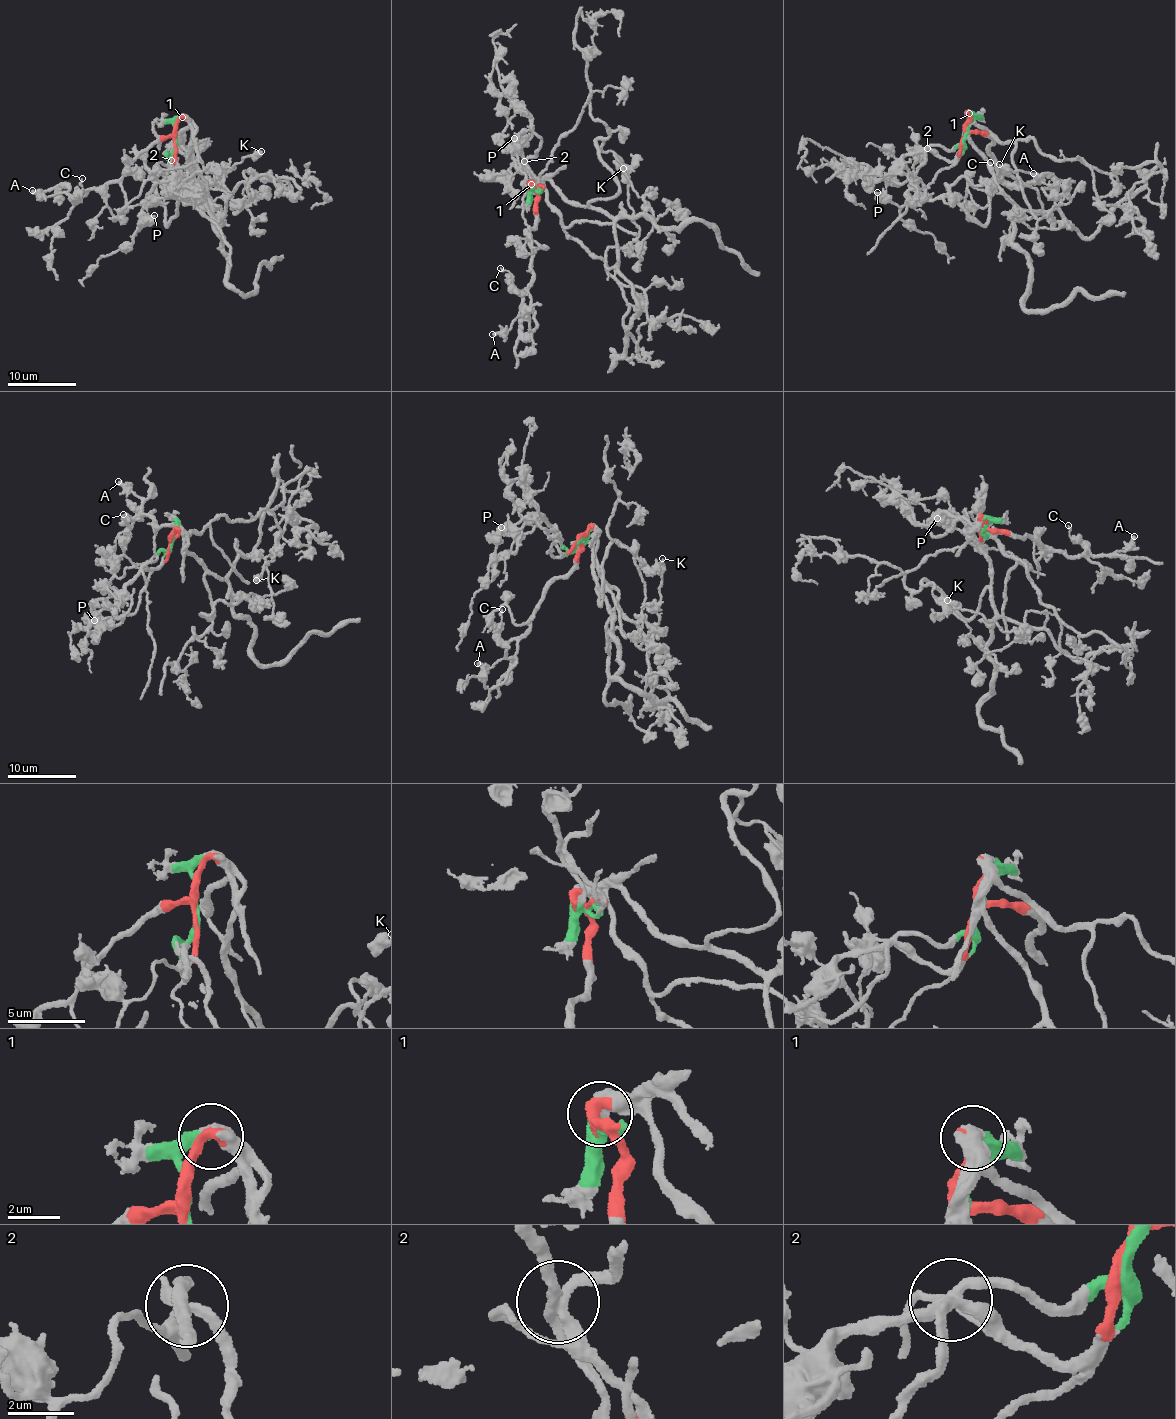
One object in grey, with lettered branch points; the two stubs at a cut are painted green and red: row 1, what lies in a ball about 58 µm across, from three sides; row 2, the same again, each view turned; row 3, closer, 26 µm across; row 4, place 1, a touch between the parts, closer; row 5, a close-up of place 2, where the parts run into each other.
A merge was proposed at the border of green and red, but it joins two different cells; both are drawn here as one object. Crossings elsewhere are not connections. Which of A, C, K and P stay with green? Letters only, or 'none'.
P

